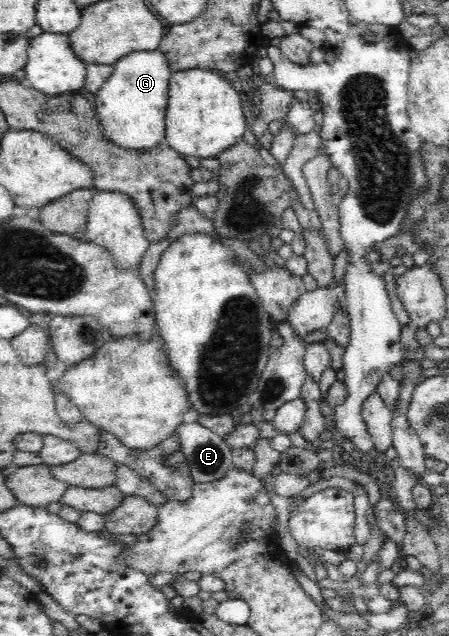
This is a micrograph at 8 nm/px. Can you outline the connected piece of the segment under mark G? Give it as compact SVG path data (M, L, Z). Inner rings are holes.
M160 50L135 51L120 58L112 76L95 94L94 114L106 142L122 150L150 151L164 143L169 80L173 73Z

